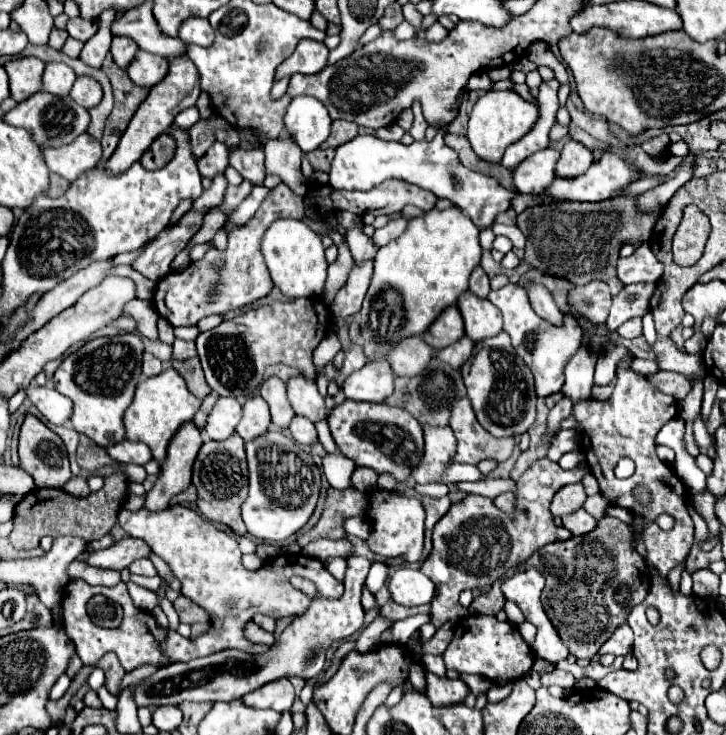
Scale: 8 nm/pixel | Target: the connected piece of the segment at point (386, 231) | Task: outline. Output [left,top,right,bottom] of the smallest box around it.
[371,216,407,248]

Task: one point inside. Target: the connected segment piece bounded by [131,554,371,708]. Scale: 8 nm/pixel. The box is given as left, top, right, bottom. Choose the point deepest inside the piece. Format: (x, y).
(302, 649)

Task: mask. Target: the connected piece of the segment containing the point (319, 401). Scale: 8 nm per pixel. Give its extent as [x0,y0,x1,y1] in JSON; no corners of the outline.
[287,374,325,422]

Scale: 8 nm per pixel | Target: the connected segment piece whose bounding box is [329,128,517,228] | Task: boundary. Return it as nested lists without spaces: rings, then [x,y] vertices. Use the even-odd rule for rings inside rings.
[[[439,128],[431,142],[413,142],[409,146],[401,142],[379,140],[375,136],[357,136],[337,148],[329,172],[329,186],[333,186],[335,190],[371,190],[383,180],[397,178],[429,190],[437,198],[449,200],[479,228],[491,226],[499,214],[511,208],[511,202],[517,194],[503,188],[495,178],[461,166],[459,156],[443,142],[443,136],[445,128]]]

